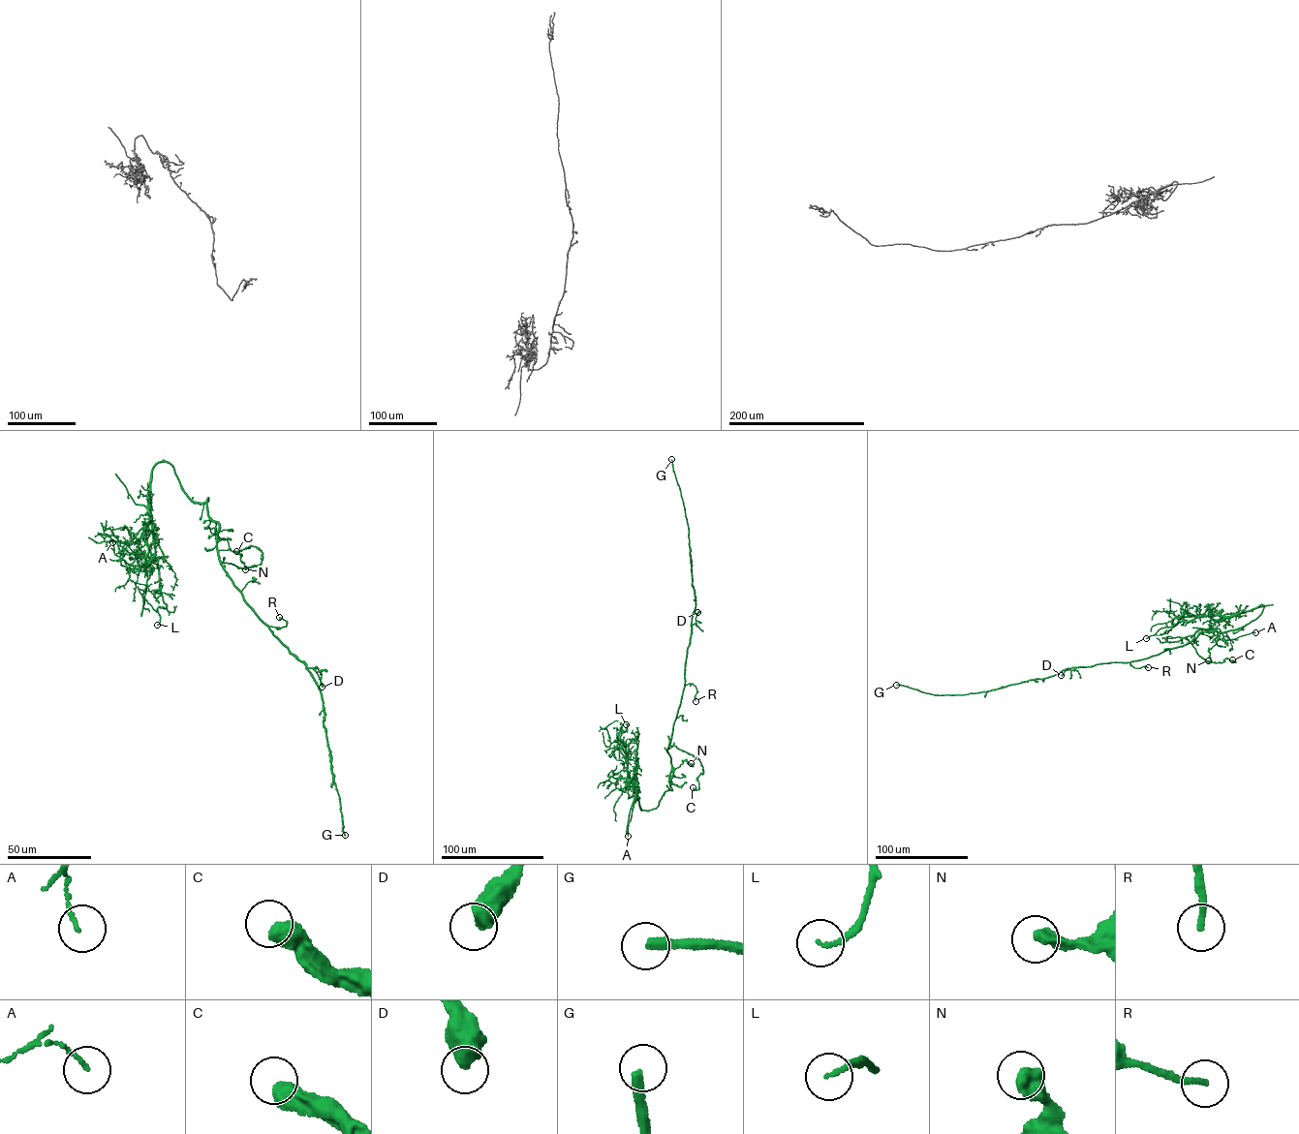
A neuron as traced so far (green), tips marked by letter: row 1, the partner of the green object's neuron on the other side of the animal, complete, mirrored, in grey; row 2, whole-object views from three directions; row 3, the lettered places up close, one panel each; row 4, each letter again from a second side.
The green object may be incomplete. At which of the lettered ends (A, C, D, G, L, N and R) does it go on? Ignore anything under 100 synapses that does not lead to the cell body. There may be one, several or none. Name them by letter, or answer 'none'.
G

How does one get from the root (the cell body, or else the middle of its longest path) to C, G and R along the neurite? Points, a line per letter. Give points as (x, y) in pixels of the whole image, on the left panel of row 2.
C: (245, 601), (221, 564), (245, 568), (256, 566), (262, 561), (262, 553), (252, 545), (236, 551)
G: (245, 601), (290, 653), (303, 662), (318, 686), (345, 835)
R: (245, 601), (267, 627), (286, 626), (286, 621), (279, 617)

